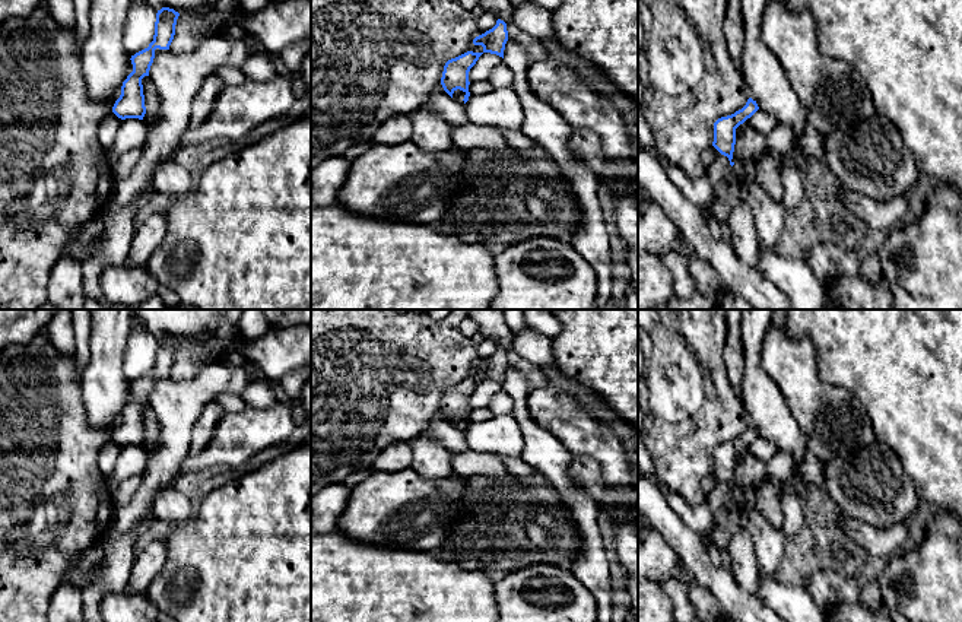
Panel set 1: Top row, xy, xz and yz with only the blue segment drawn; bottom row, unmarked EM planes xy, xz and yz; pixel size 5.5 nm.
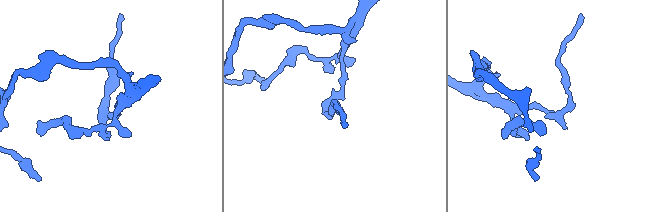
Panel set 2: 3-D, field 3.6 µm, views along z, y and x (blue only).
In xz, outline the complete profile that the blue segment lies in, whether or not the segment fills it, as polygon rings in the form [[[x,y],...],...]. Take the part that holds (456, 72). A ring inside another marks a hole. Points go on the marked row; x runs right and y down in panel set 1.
[[[467,51],[445,63],[441,85],[444,91],[453,98],[453,93],[460,89],[464,95],[464,104],[469,101],[469,72],[476,64],[483,53]]]

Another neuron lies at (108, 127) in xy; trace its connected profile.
[[[114,112],[104,118],[98,130],[98,140],[102,147],[108,149],[114,143],[121,121]]]

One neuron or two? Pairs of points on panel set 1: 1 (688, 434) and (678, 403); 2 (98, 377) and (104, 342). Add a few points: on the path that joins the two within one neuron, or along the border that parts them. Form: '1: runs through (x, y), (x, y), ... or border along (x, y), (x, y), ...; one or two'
1: border along (704, 392), (689, 418), (654, 416); two
2: runs through (104, 368), (104, 351); one

